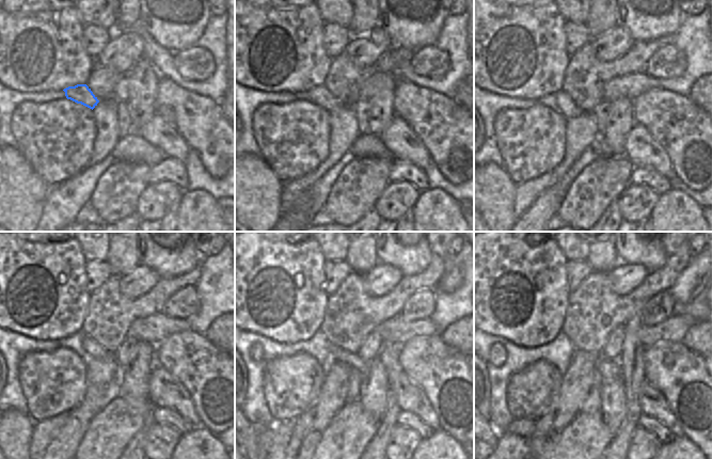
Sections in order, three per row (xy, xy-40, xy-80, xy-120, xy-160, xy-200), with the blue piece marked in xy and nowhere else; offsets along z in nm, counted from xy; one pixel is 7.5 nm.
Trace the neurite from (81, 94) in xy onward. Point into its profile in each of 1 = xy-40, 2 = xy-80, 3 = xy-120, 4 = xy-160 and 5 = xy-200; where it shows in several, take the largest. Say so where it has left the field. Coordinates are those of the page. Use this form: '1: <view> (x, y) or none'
1: xy-40 (319, 95)
2: xy-80 (567, 107)
3: xy-120 (93, 349)
4: xy-160 (336, 354)
5: xy-200 (610, 370)

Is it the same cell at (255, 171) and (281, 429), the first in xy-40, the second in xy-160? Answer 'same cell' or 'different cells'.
different cells

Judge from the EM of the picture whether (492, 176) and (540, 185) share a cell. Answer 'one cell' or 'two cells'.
two cells

